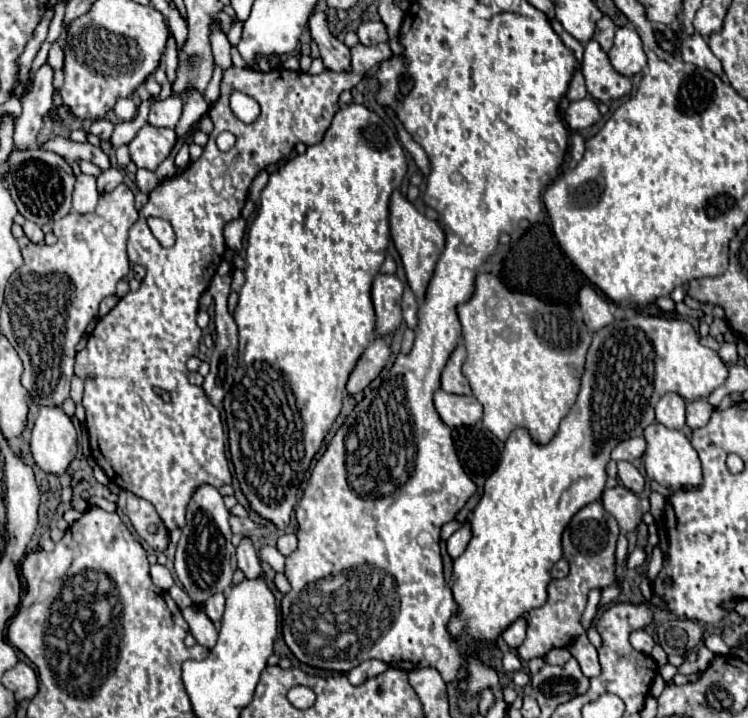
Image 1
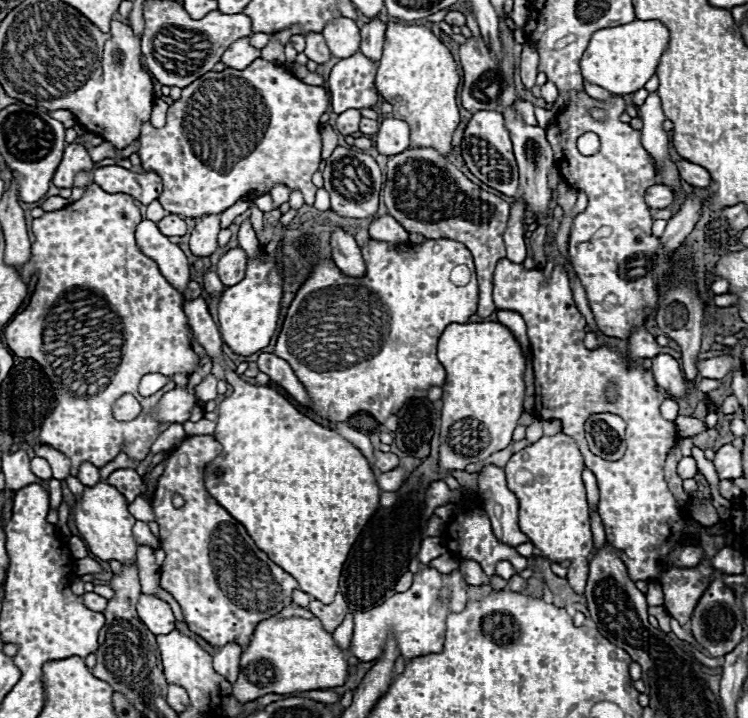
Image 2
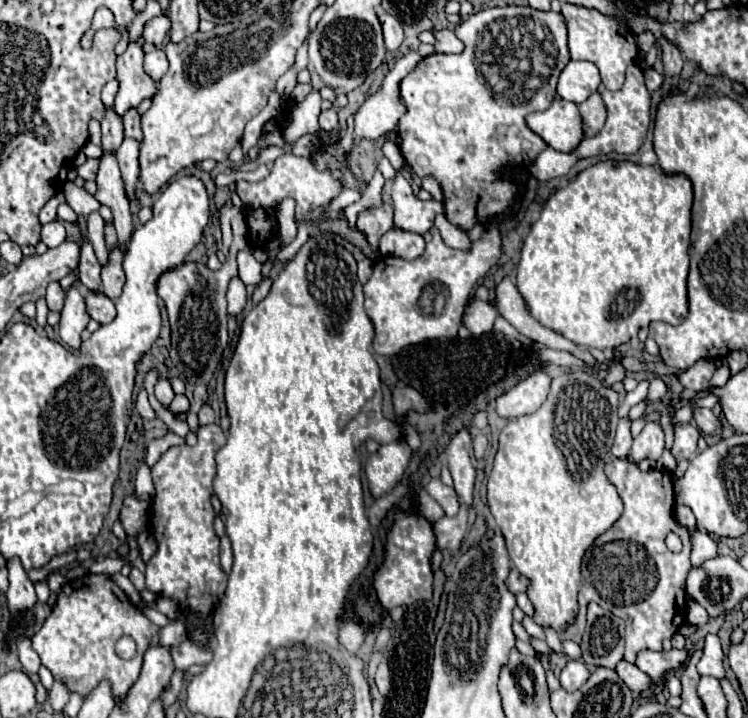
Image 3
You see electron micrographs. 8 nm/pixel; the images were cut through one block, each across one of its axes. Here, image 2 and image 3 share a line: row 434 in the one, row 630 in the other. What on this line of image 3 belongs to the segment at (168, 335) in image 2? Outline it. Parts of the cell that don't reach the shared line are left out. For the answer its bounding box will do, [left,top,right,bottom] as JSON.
[32,576,158,698]

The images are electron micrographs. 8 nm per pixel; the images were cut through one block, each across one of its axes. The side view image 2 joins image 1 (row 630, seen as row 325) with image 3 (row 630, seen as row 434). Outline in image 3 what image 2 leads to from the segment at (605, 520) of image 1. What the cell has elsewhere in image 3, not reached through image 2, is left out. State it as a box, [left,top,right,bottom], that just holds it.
[566,460,692,662]

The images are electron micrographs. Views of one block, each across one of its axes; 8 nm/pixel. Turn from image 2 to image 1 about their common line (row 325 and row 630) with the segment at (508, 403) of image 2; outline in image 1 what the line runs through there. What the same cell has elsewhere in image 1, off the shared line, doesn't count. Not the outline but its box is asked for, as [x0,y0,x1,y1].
[448,312,726,644]

